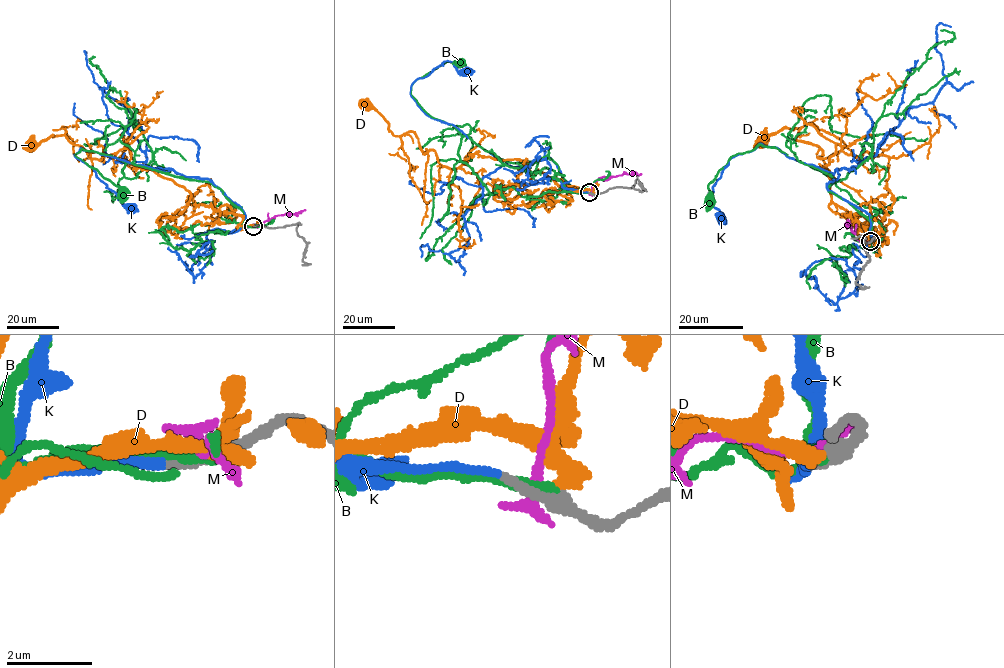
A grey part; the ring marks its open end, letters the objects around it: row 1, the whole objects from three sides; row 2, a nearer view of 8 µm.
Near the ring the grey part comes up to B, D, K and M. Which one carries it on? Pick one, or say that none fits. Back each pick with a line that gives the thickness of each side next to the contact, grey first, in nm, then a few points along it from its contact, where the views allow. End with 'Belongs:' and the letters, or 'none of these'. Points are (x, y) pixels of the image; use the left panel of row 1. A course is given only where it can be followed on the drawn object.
K: 240/200 nm | via (252, 226), (244, 226), (240, 207), (206, 178), (81, 148), (75, 156), (132, 208)
Belongs: K

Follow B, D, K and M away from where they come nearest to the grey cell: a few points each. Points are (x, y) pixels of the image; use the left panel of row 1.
B: (254, 226), (244, 226), (245, 215), (209, 182), (173, 176), (82, 148), (75, 155), (124, 192)
D: (256, 226), (238, 229), (241, 216), (196, 205), (130, 163), (129, 150), (92, 159), (64, 135), (31, 146)
K: (252, 226), (244, 226), (240, 207), (206, 178), (81, 148), (75, 156), (132, 208)
M: (255, 226), (277, 215), (305, 210)

